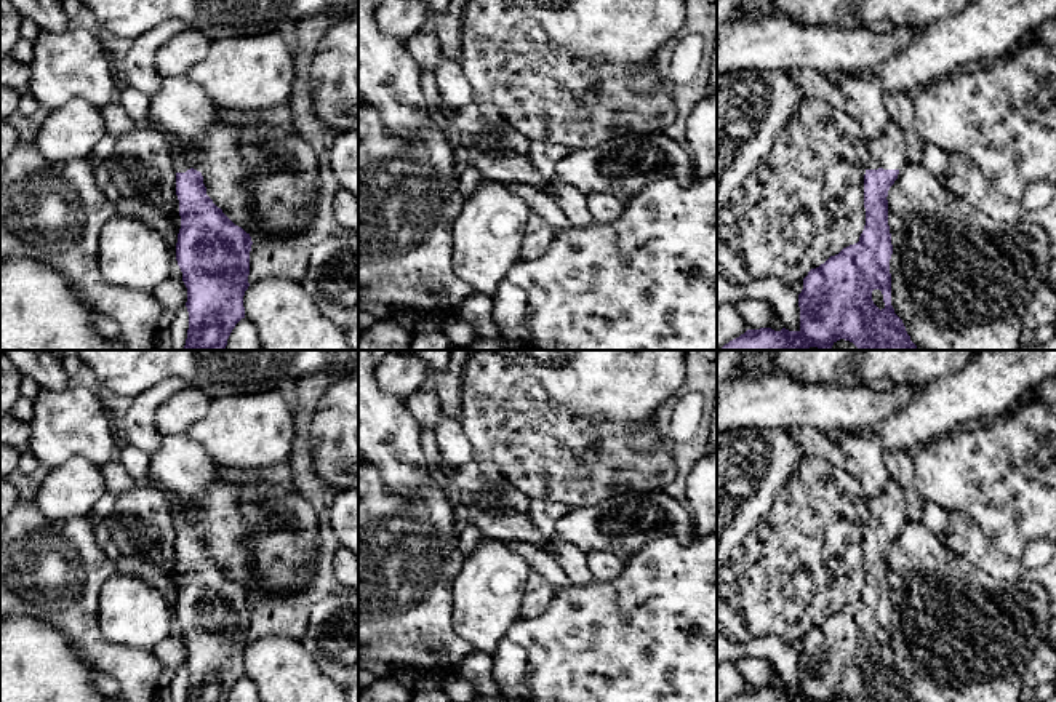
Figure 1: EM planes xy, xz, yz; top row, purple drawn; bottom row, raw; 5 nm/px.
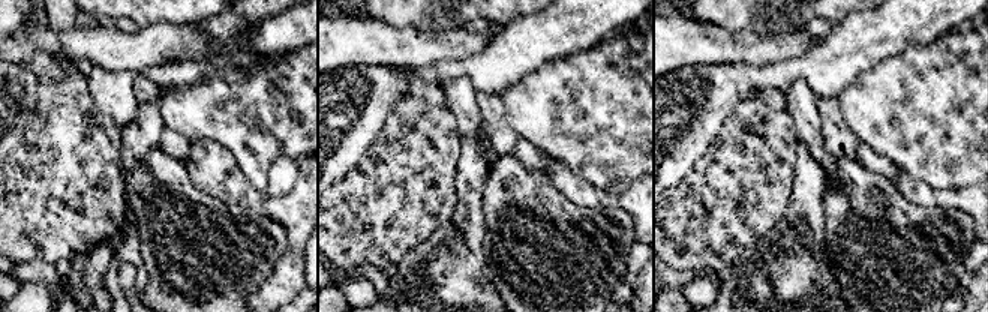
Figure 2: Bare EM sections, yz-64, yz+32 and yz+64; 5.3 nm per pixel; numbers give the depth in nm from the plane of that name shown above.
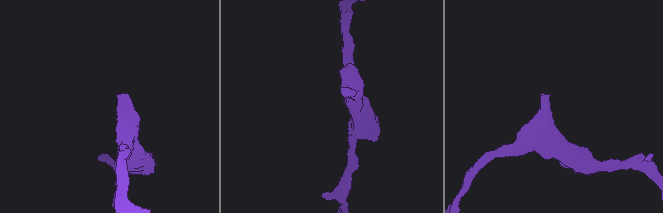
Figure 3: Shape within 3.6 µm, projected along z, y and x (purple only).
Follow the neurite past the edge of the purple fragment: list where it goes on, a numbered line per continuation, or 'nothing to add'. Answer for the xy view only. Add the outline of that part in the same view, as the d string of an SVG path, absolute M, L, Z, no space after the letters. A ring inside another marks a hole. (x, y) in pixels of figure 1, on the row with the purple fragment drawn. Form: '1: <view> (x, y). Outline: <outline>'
1: xy (176, 144). Outline: M168 136L168 144L176 173L186 173L190 166L184 162L182 152L187 149L187 141L178 136Z

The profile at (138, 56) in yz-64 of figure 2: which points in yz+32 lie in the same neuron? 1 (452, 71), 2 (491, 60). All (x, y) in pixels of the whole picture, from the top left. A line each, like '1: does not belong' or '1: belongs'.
1: does not belong
2: does not belong

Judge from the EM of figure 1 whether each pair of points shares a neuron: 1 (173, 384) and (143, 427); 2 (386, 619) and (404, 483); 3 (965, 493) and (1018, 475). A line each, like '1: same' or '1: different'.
1: same
2: different
3: same

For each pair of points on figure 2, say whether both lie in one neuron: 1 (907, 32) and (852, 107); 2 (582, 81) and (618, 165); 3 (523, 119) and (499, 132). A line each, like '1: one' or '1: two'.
1: two
2: one
3: two

